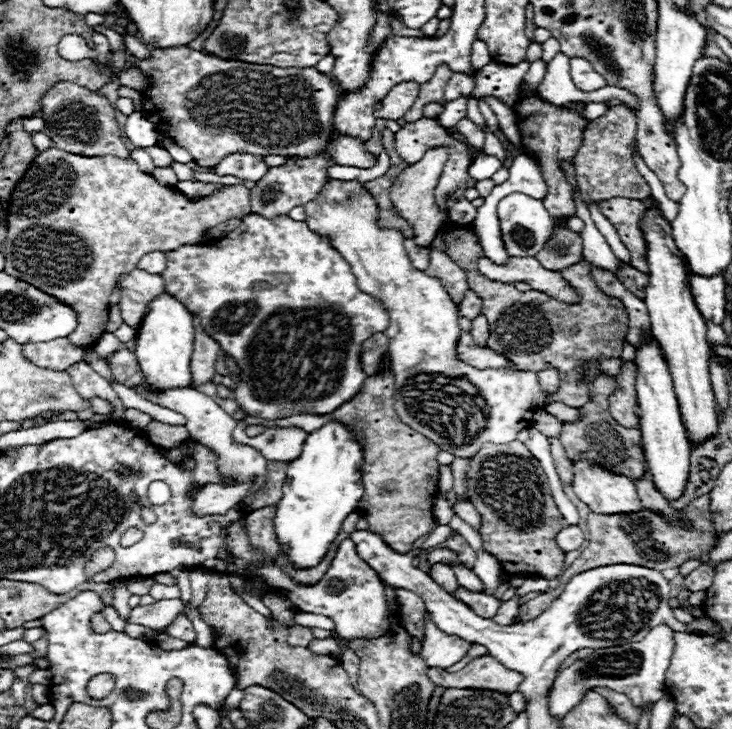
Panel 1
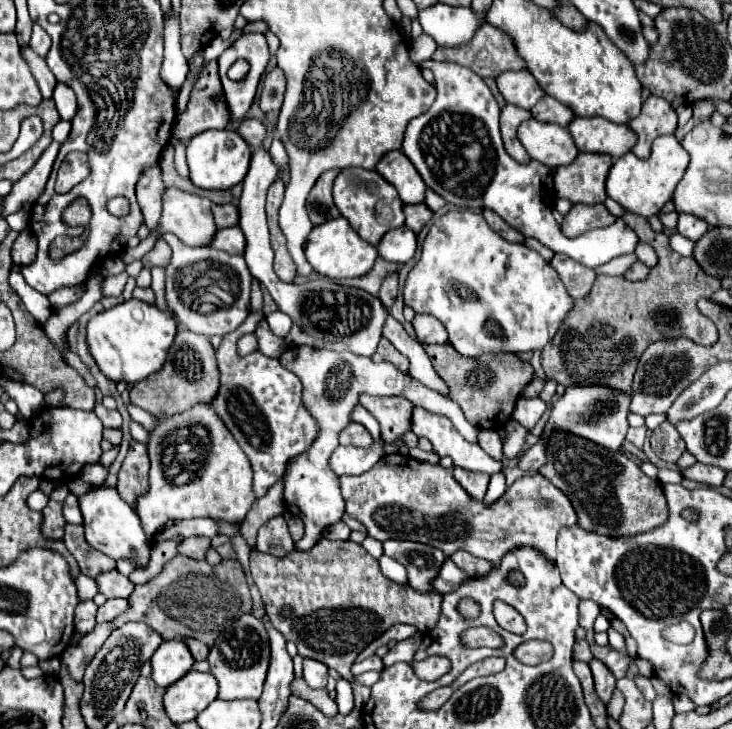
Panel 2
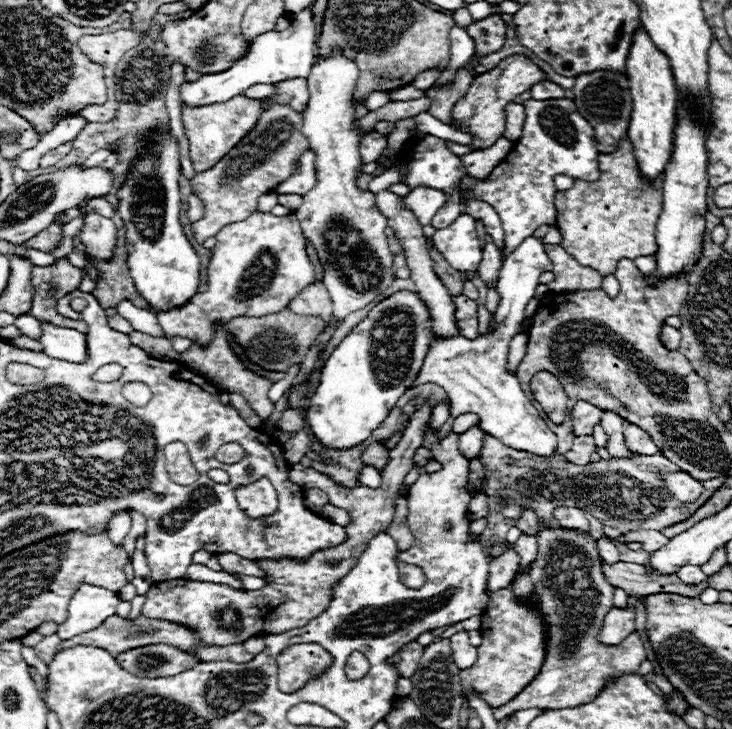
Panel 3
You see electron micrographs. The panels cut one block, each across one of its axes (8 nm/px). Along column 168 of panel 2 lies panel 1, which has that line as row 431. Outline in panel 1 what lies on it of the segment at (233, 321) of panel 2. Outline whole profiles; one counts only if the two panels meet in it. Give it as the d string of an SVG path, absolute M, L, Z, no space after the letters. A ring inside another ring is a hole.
M244 420L238 422L232 438L238 440L240 444L250 444L254 448L258 448L262 452L262 456L266 456L266 460L274 460L274 462L292 462L302 454L302 444L308 436L308 432L300 430L300 428L264 428L264 432L260 432L258 436L248 436L246 428L250 424L246 424Z

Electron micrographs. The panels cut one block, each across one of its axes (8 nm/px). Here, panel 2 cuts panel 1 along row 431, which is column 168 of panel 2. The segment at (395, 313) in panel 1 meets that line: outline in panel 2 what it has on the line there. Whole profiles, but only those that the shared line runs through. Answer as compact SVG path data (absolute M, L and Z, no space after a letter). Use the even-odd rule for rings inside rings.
M198 402L182 414L156 418L156 426L148 434L148 454L150 488L136 502L136 514L142 520L148 544L154 542L156 532L170 520L212 518L238 522L256 500L250 462L216 414L212 402Z

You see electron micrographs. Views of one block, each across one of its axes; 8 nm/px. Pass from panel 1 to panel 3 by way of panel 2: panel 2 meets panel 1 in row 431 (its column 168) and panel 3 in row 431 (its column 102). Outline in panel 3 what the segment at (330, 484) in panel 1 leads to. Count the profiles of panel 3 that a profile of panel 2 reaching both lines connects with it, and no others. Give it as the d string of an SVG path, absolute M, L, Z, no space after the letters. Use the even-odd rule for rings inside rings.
M398 292L376 304L368 318L334 348L322 368L320 386L306 410L308 426L316 440L332 450L348 450L362 444L416 380L428 352L430 336L432 320L416 294Z

